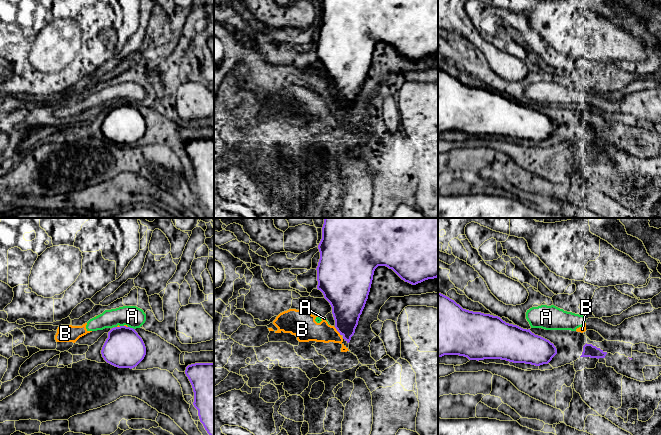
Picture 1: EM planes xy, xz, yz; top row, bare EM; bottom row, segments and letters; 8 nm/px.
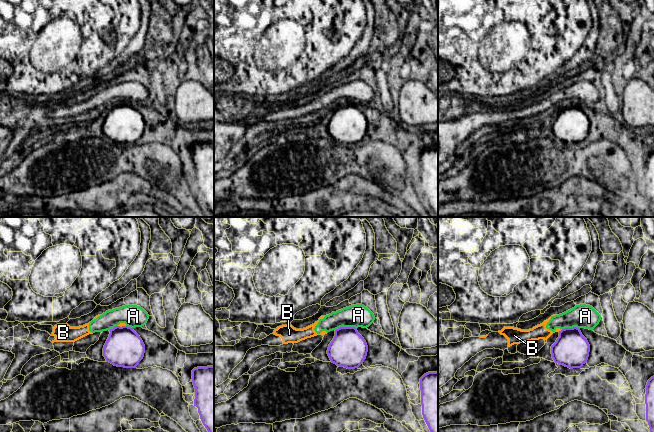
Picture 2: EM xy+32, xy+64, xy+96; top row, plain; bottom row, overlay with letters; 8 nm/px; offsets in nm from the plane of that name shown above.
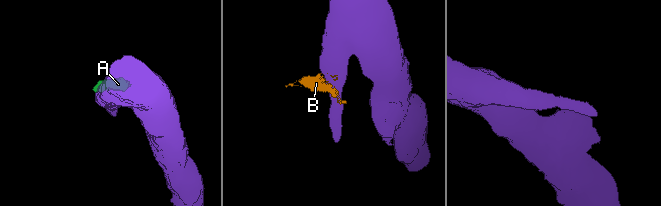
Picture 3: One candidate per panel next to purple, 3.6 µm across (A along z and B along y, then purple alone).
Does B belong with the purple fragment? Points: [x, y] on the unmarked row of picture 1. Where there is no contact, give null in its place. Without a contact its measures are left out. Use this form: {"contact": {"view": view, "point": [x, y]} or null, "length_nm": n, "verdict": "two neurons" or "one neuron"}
{"contact": {"view": "xz", "point": [339, 108]}, "length_nm": 60, "verdict": "two neurons"}

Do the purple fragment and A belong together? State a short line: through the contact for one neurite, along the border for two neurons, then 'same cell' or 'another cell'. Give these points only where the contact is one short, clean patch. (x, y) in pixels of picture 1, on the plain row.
xy (128, 102), (134, 105) | another cell

